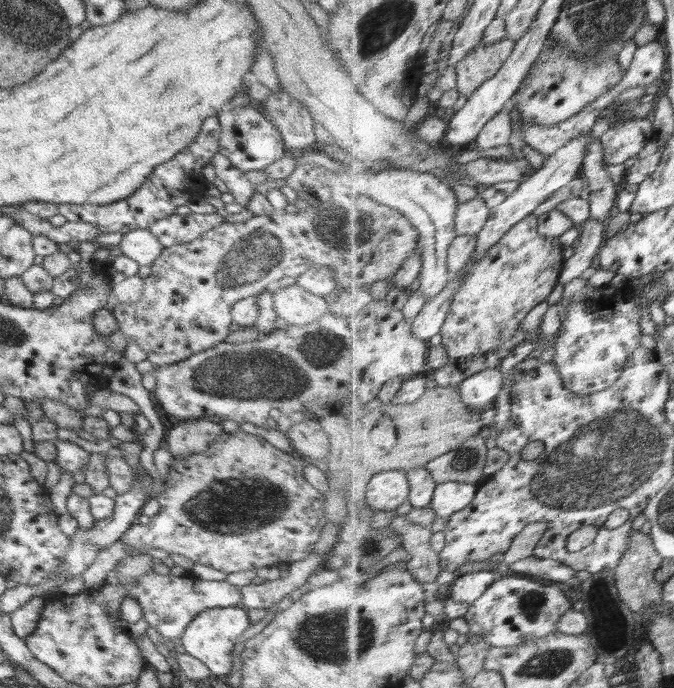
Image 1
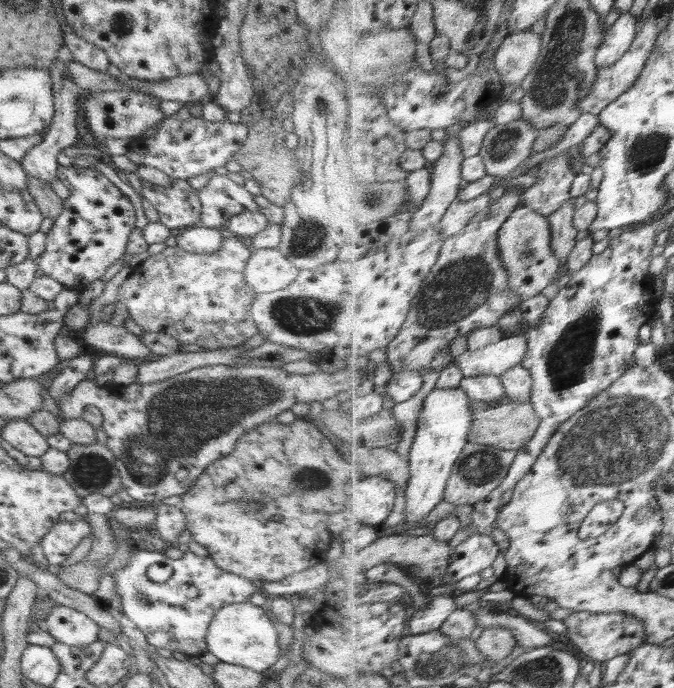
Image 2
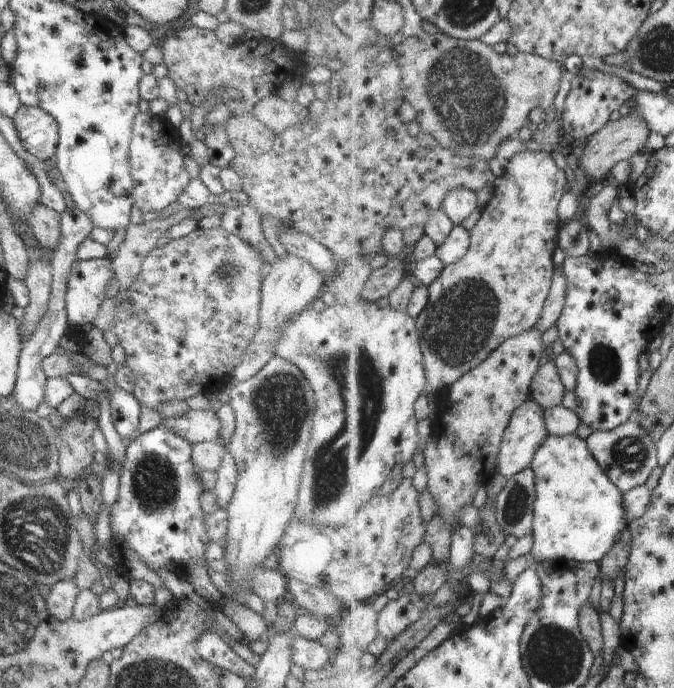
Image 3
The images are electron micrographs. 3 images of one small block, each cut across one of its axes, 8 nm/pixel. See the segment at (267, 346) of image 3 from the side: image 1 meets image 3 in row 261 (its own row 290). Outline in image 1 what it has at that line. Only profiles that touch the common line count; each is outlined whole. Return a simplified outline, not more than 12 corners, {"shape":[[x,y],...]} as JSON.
{"shape":[[298,284],[274,289],[274,310],[288,327],[318,323],[328,302]]}

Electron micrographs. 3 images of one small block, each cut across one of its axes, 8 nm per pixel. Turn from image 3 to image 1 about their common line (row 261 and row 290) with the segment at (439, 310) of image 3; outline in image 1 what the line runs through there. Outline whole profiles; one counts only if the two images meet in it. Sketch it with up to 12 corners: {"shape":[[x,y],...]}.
{"shape":[[539,216],[474,256],[442,328],[452,360],[494,353],[565,270]]}

